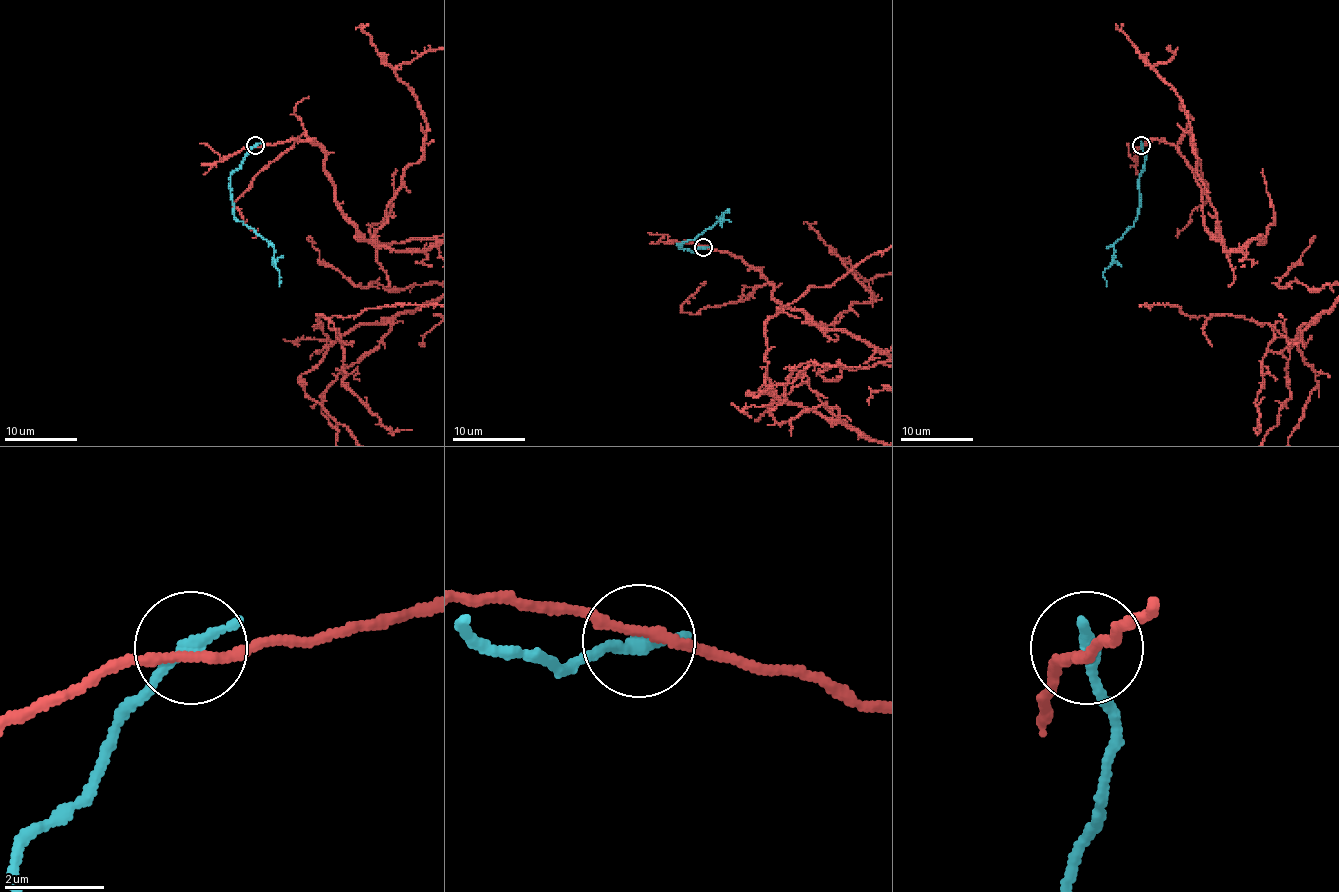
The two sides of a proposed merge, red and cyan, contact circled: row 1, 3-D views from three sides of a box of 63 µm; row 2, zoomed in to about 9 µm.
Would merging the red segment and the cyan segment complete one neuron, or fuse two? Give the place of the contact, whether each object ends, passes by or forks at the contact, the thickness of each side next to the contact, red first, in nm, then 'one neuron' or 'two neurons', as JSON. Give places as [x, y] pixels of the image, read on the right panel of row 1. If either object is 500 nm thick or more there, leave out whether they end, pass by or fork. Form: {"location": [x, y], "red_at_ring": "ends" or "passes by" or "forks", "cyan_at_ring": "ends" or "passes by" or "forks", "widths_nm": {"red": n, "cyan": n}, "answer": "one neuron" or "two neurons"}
{"location": [1141, 145], "red_at_ring": "passes by", "cyan_at_ring": "ends", "widths_nm": {"red": 190, "cyan": 320}, "answer": "two neurons"}

